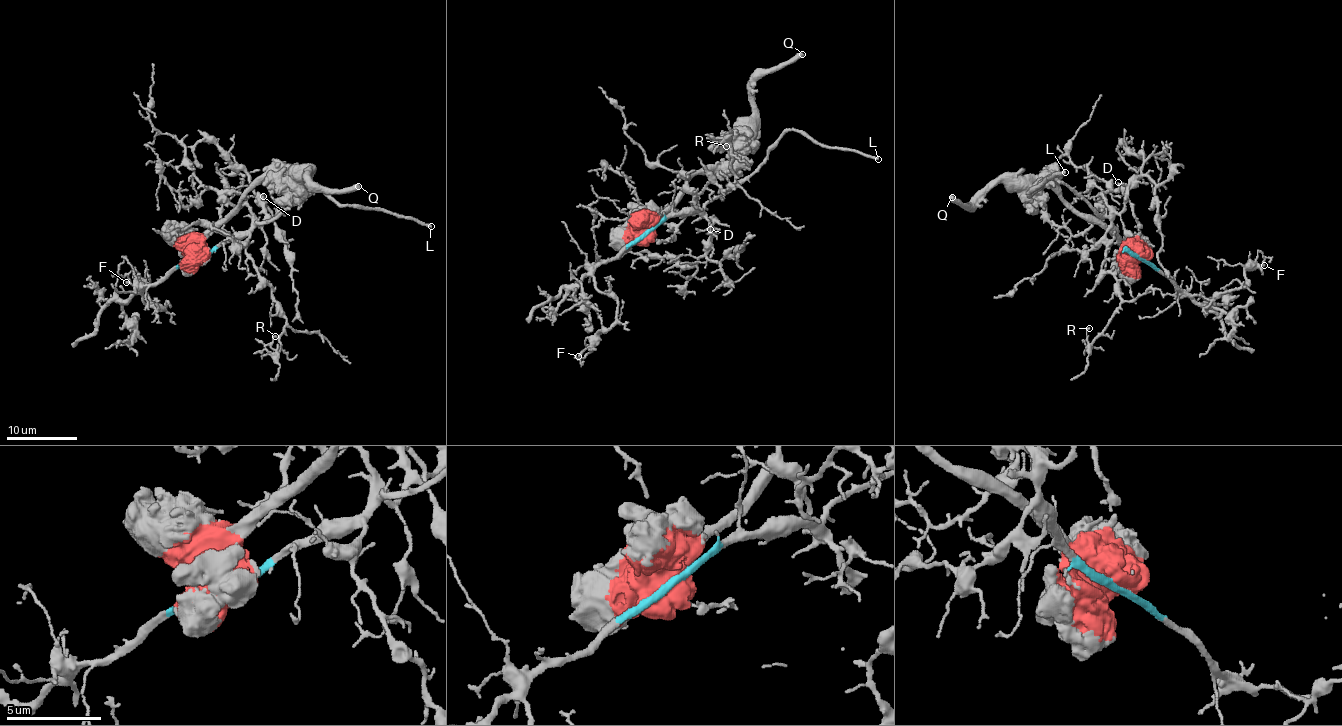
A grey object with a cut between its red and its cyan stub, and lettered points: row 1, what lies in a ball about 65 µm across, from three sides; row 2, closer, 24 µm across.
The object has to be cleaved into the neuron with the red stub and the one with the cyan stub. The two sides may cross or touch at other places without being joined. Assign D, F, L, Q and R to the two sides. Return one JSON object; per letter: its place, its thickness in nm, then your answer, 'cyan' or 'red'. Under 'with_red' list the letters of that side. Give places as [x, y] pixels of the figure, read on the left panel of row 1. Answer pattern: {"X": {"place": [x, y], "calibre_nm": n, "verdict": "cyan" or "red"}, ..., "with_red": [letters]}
{"D": {"place": [263, 196], "calibre_nm": 100, "verdict": "cyan"}, "F": {"place": [126, 282], "calibre_nm": 170, "verdict": "cyan"}, "L": {"place": [431, 226], "calibre_nm": 220, "verdict": "cyan"}, "Q": {"place": [358, 186], "calibre_nm": 500, "verdict": "red"}, "R": {"place": [275, 336], "calibre_nm": 130, "verdict": "cyan"}, "with_red": ["Q"]}

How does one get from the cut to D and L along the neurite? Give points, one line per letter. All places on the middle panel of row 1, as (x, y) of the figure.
D: (646, 233), (671, 217), (698, 211), (712, 226), (711, 236), (713, 231), (710, 229)
L: (646, 233), (671, 217), (702, 208), (744, 179), (786, 129), (804, 131), (822, 145), (878, 158)

